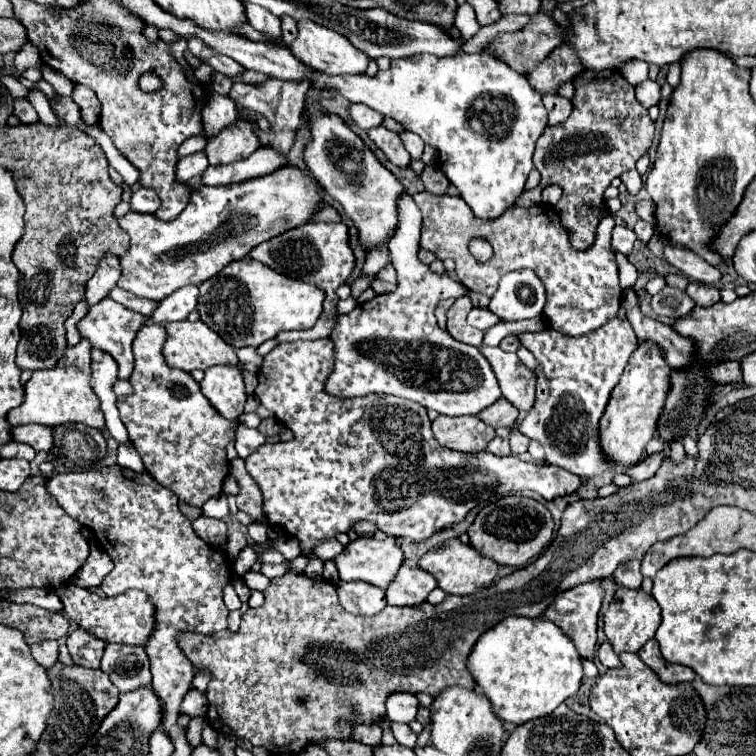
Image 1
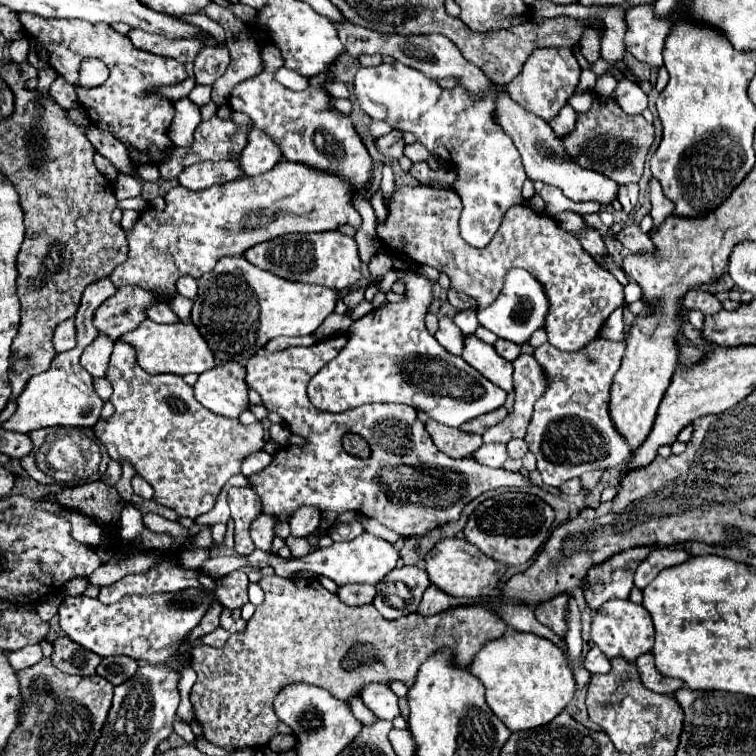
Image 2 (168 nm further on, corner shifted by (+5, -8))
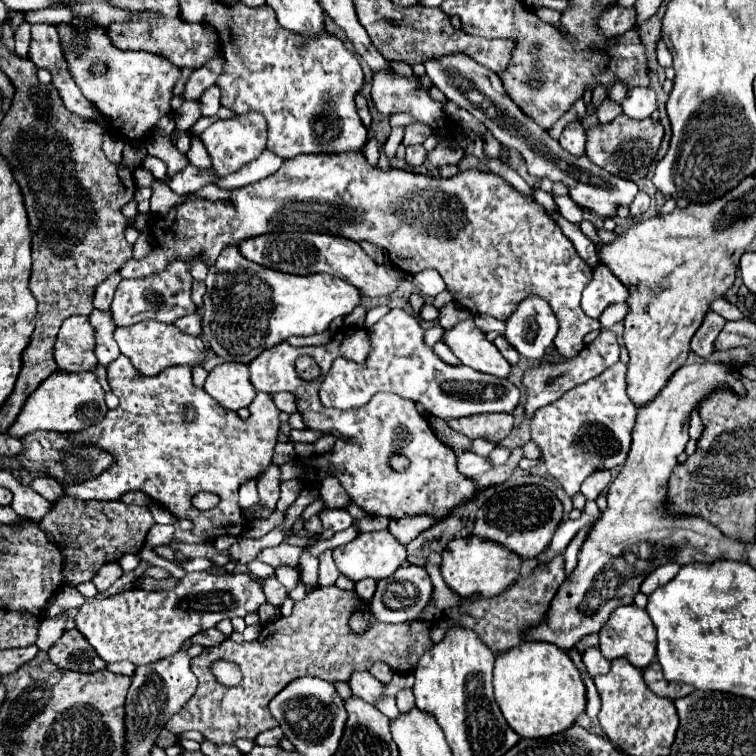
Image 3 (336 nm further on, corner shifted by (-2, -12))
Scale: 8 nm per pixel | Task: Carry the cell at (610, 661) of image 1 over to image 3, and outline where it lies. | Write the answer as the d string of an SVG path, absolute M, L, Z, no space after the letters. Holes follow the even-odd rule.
M596 646L588 648L582 654L582 664L586 666L586 672L590 678L594 678L596 674L606 674L610 670L610 662L600 654L600 650Z

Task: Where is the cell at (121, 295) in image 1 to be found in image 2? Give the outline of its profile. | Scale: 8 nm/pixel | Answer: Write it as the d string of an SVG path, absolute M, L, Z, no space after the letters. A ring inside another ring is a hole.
M165 302L149 304L149 306L145 308L145 316L147 316L149 320L153 320L153 322L177 322L177 320L179 320L179 318L171 312L169 304L165 304Z

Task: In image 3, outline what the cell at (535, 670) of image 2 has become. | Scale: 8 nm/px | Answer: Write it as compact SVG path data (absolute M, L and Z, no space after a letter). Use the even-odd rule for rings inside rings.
M528 642L496 656L494 698L508 726L520 738L548 738L564 732L586 708L586 686L570 656L544 642Z

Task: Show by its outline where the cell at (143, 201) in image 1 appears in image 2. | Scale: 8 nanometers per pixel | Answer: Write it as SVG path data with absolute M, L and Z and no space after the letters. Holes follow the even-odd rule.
M143 164L137 168L137 176L143 180L143 182L157 182L161 176L159 176L159 168L155 164Z

